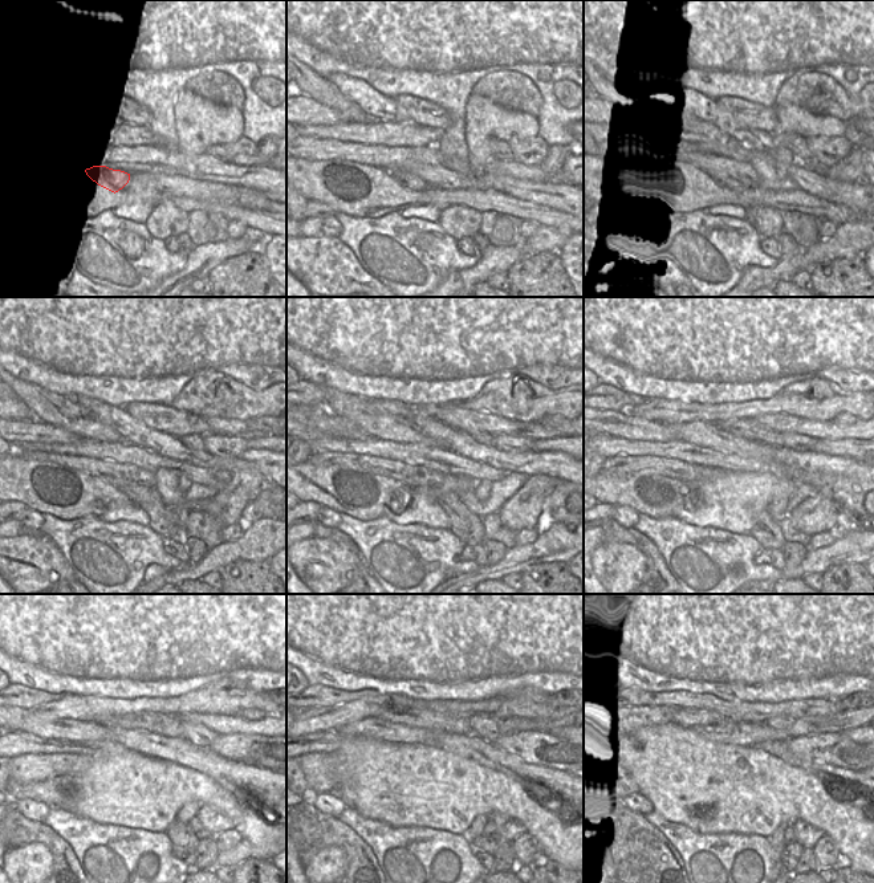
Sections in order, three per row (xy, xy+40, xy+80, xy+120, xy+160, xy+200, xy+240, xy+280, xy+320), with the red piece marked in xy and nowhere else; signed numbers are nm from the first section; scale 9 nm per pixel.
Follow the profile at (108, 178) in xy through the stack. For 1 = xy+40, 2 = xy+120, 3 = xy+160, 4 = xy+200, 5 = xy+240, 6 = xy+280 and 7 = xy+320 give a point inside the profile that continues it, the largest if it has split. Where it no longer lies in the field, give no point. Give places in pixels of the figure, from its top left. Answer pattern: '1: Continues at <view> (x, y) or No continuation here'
1: Continues at xy+40 (406, 179)
2: Continues at xy+120 (162, 520)
3: Continues at xy+160 (467, 527)
4: Continues at xy+200 (768, 533)
5: Continues at xy+240 (179, 834)
6: Continues at xy+280 (482, 842)
7: Continues at xy+320 (793, 849).

